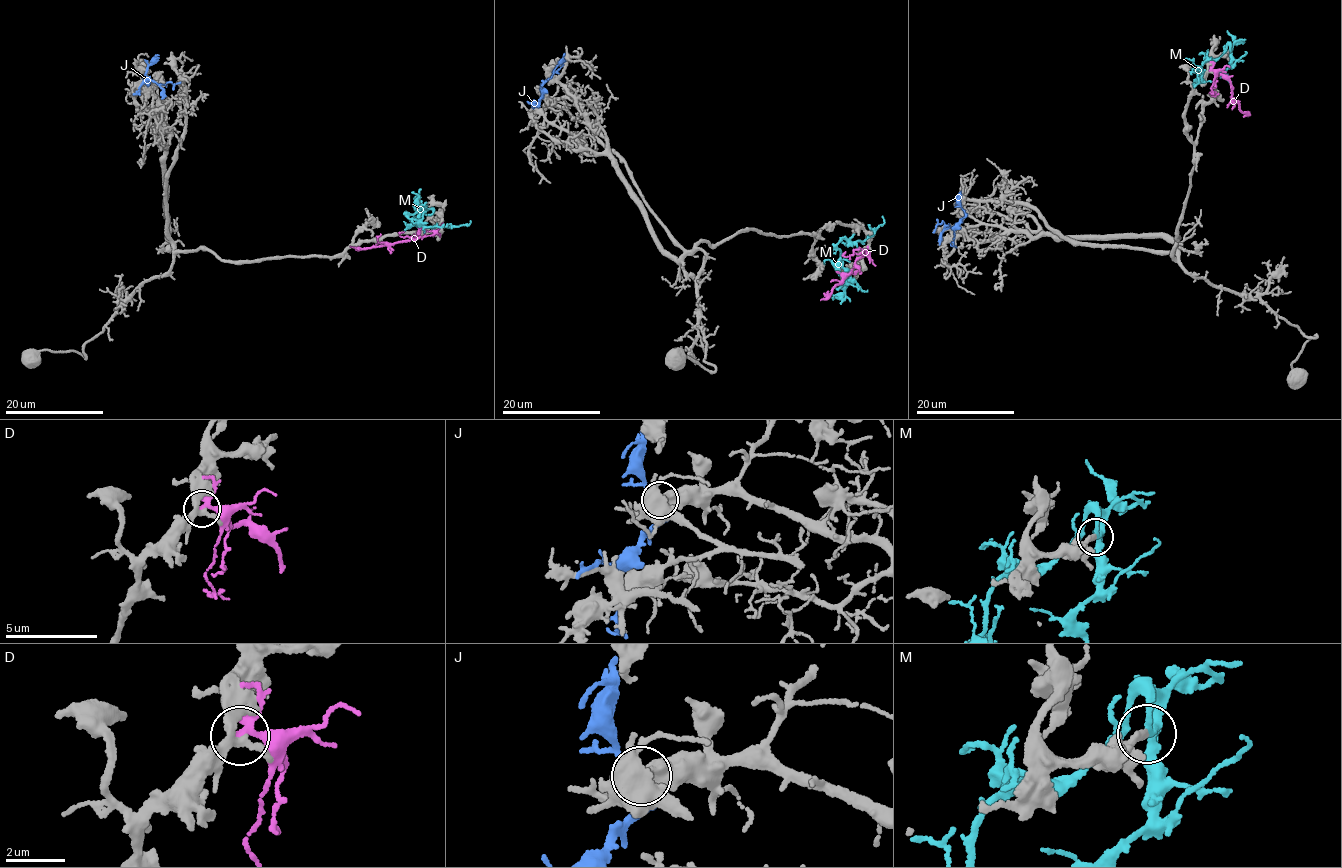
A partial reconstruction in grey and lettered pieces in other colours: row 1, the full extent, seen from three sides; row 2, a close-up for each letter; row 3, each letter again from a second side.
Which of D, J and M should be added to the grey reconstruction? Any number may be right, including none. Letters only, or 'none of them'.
none of them

